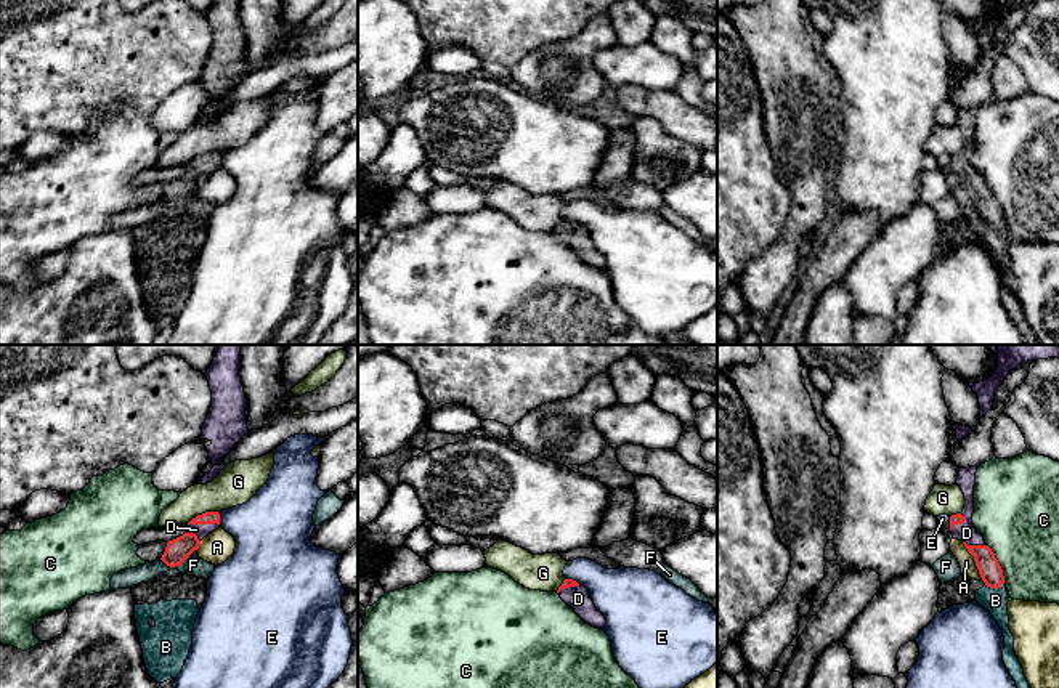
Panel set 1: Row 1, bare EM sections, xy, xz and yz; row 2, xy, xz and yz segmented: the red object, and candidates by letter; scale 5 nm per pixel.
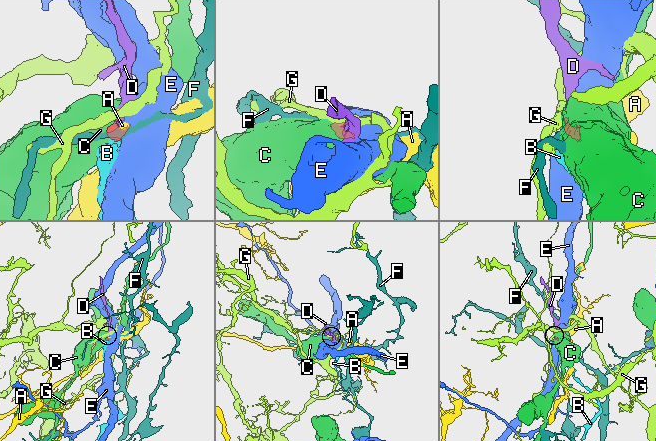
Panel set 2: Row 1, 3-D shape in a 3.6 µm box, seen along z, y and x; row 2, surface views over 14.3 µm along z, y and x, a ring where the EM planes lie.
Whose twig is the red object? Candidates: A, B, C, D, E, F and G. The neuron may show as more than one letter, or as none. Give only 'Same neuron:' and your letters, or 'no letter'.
Same neuron: B, D

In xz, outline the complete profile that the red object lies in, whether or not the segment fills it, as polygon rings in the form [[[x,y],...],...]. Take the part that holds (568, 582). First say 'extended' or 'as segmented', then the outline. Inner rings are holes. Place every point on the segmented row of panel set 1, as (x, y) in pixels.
extended; [[[565,579],[557,593],[586,624],[595,629],[605,629],[607,619],[595,608],[584,585],[573,579]]]

